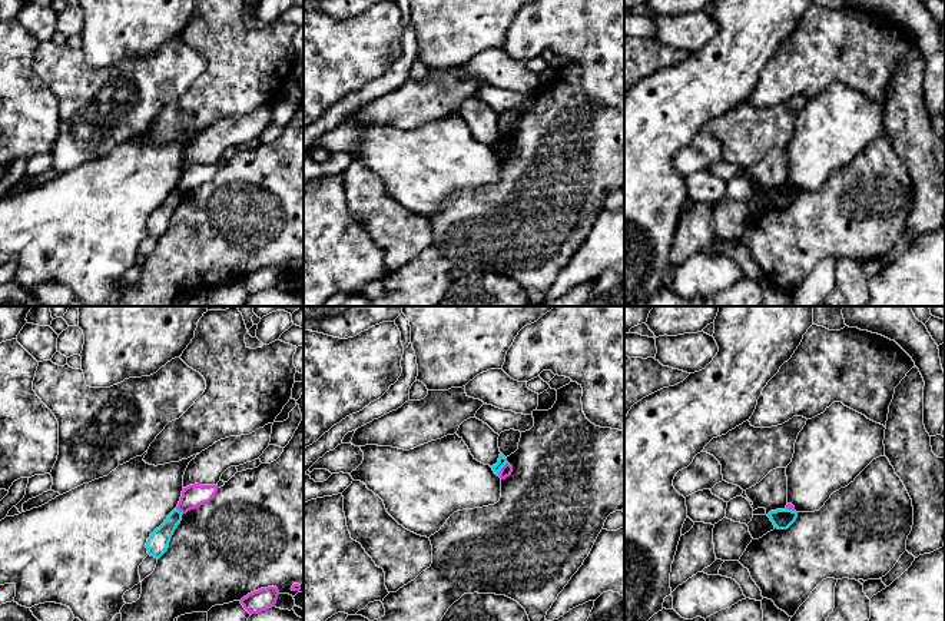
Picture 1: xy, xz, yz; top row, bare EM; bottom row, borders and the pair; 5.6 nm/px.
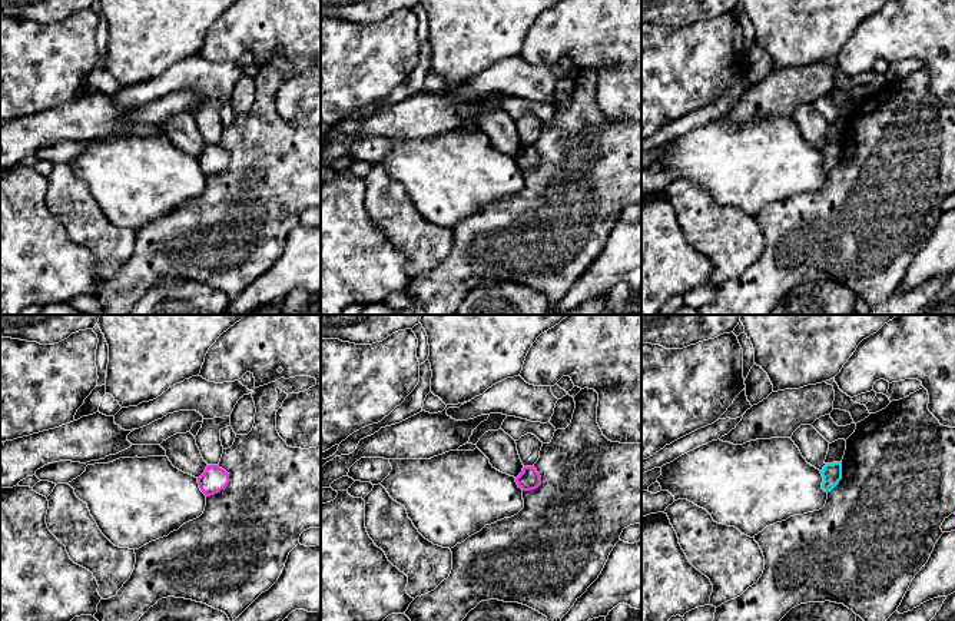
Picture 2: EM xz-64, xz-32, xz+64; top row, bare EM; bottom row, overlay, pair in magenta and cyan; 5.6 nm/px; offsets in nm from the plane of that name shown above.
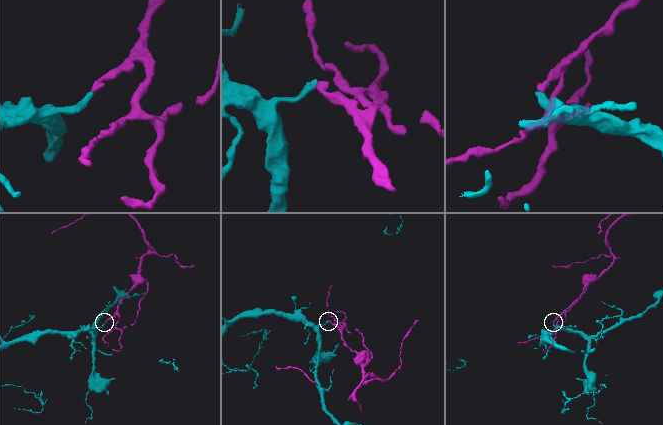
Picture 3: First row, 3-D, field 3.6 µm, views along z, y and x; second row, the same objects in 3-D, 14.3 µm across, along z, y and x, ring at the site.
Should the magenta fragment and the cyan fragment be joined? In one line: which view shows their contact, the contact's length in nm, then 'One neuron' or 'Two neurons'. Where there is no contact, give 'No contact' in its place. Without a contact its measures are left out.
Touches magenta in xz. Shared border 100 nm. Two neurons

